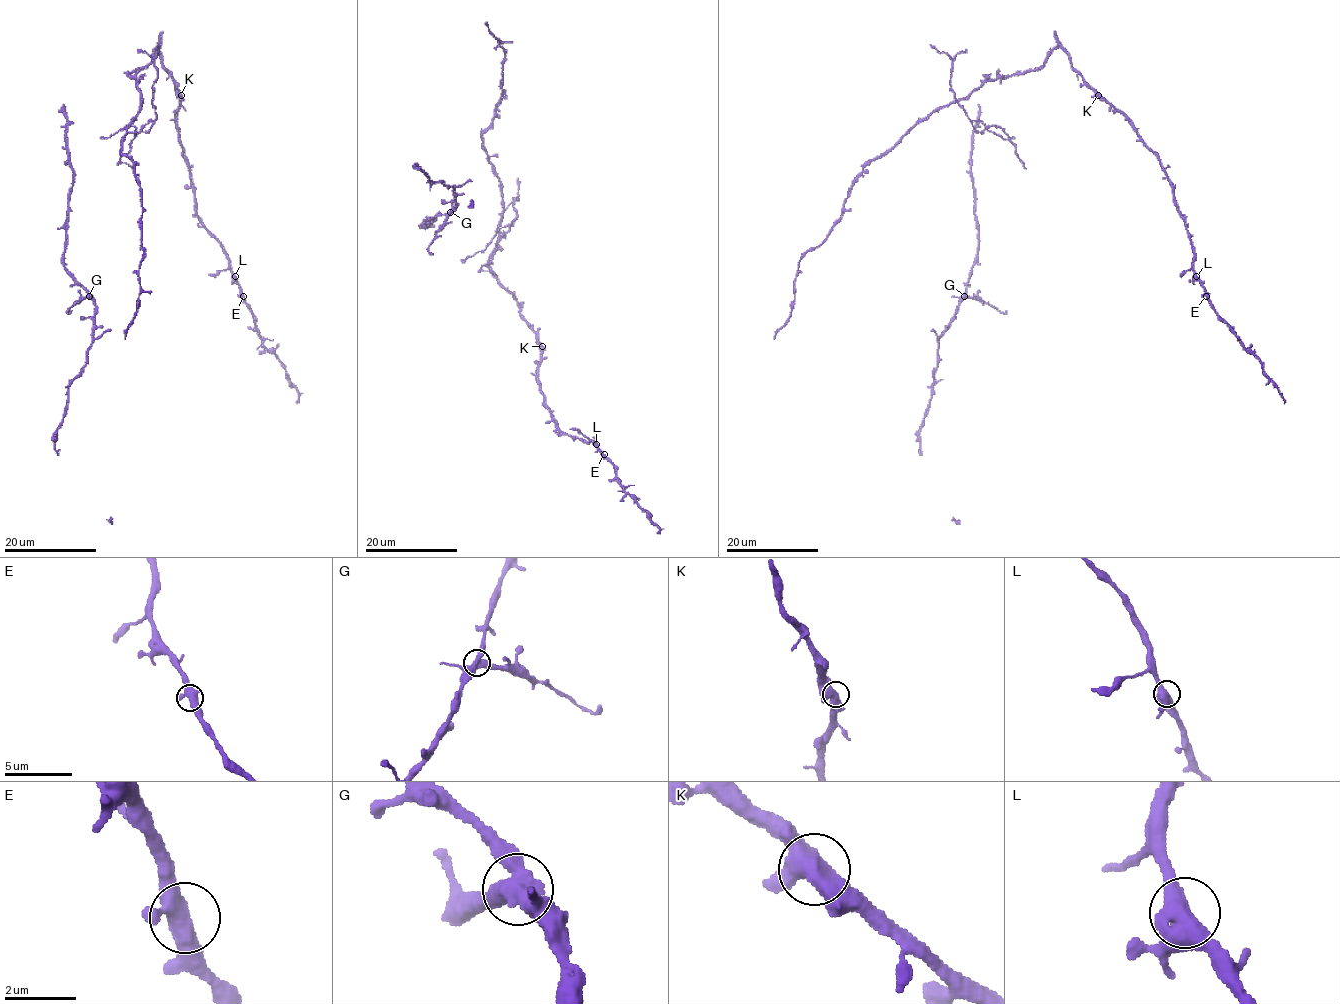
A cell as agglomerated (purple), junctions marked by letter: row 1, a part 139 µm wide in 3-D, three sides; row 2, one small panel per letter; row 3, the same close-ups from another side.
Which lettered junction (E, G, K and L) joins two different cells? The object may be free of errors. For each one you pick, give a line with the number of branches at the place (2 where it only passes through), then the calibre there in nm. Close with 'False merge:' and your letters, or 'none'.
G: 3 branches meet; 440 nm thick
False merge: G

